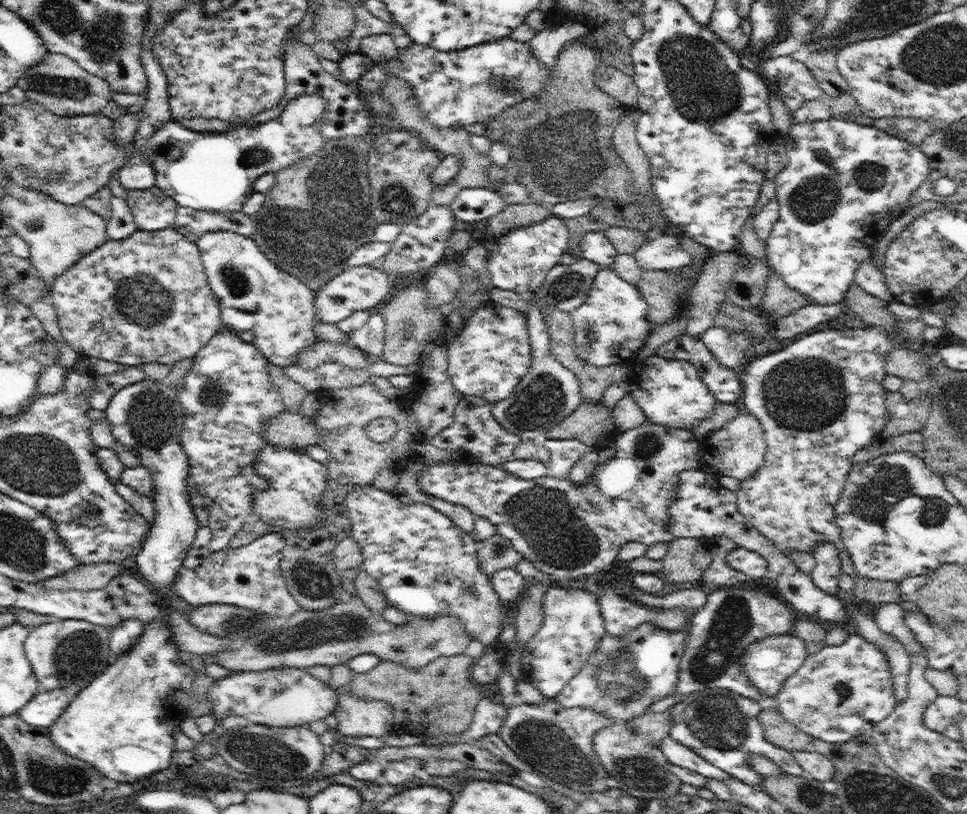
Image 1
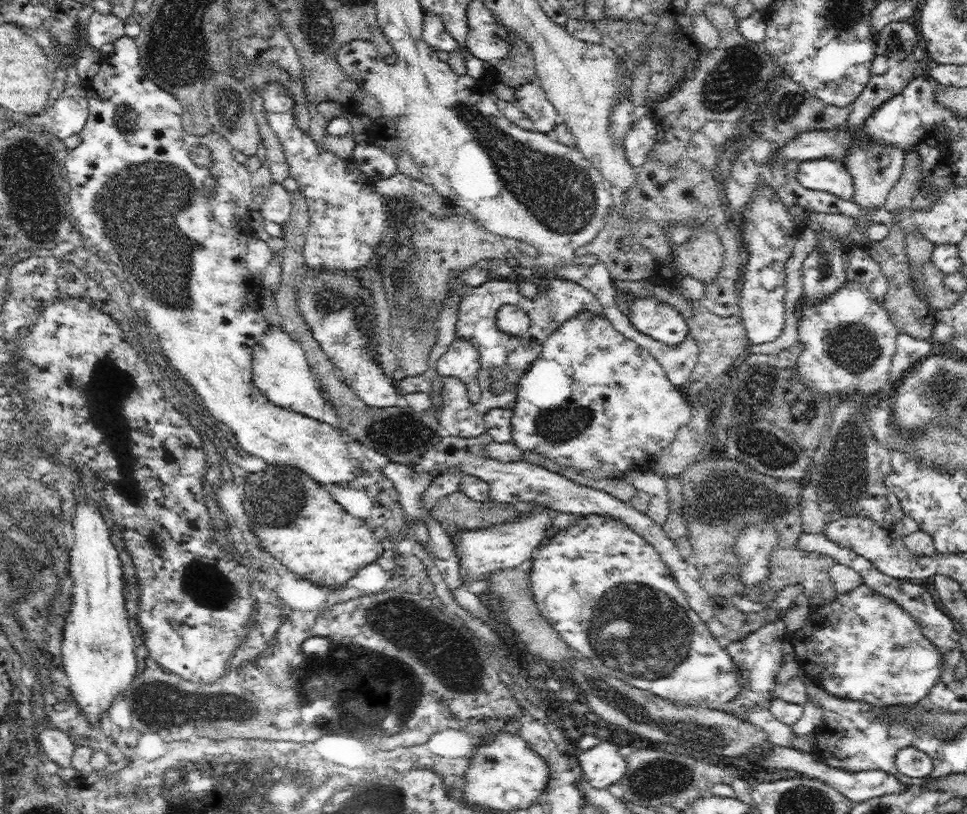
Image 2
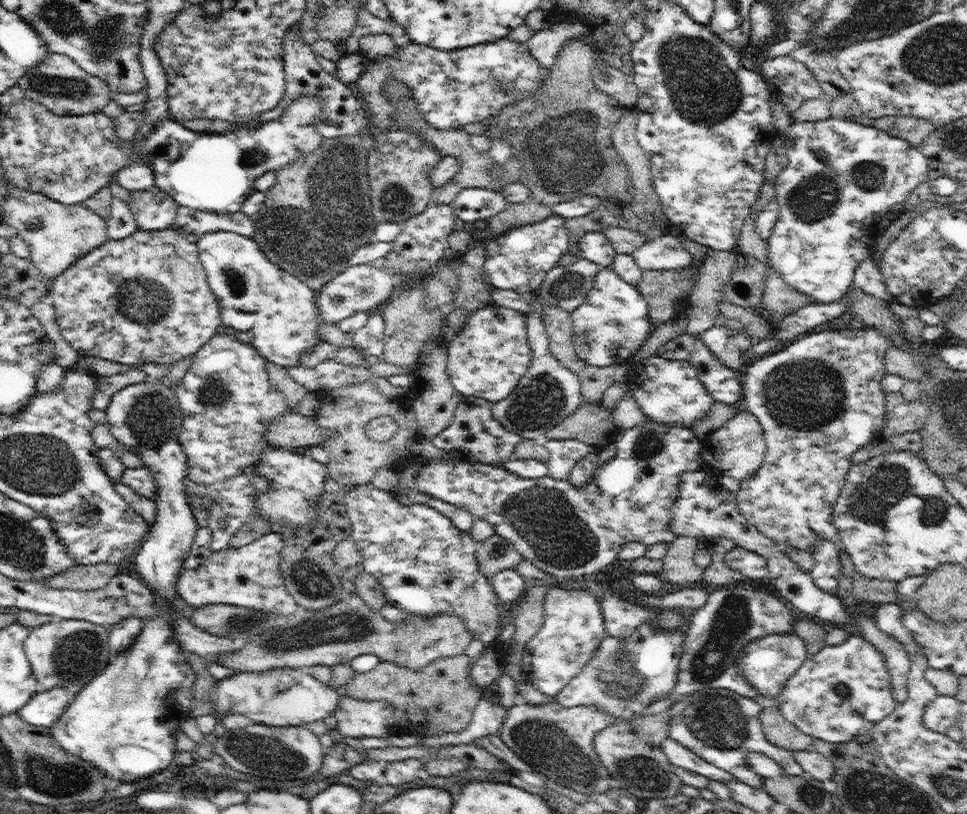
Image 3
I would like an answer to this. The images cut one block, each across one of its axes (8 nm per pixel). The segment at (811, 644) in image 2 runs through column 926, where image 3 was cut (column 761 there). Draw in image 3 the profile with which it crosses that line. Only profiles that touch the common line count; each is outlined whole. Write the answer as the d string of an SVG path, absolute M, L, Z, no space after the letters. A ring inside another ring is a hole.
M791 631L784 634L769 634L749 642L739 653L737 663L741 673L744 673L760 696L777 698L786 681L801 667L807 655L805 642Z

